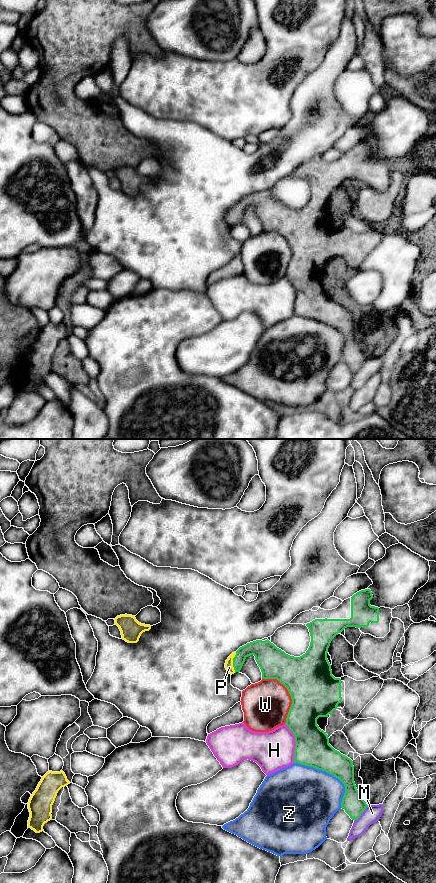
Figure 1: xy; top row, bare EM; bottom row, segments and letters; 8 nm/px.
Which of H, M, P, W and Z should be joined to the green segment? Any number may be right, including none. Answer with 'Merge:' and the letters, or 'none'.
Merge: P

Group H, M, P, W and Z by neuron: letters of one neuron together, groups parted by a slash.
H / M / P / W / Z

